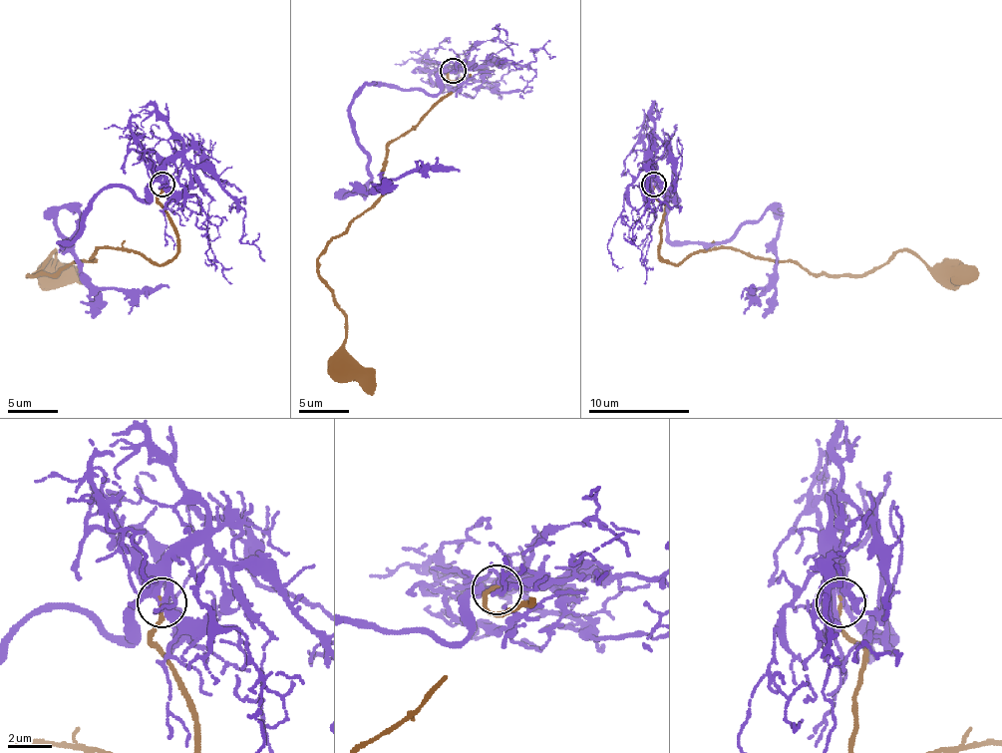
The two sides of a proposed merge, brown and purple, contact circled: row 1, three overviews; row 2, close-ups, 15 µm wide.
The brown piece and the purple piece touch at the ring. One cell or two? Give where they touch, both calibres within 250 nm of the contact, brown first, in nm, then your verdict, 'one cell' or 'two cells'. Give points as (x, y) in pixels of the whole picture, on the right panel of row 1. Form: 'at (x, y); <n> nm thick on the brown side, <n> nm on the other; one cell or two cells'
at (654, 184); 160 nm thick on the brown side, 170 nm on the other; one cell

